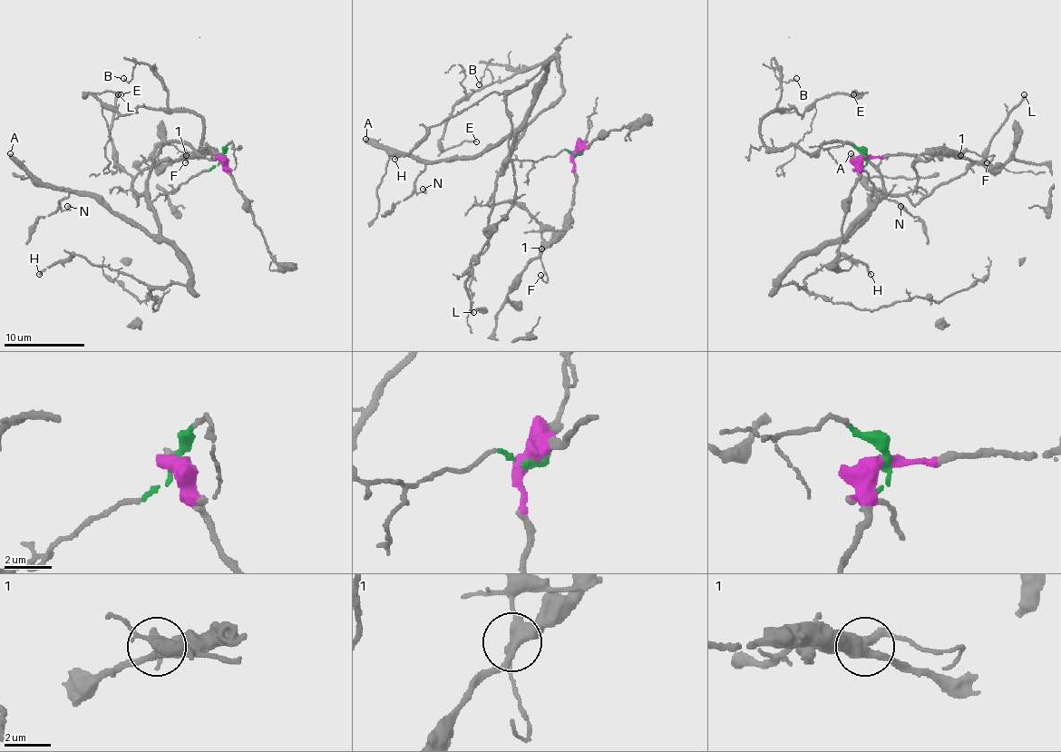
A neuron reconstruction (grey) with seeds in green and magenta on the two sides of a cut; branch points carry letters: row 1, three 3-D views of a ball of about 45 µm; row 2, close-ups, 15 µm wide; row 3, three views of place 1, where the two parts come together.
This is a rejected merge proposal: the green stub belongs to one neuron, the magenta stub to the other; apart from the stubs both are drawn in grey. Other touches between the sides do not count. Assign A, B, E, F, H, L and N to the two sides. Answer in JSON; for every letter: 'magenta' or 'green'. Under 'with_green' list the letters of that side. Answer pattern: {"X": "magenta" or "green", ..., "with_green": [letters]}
{"A": "green", "B": "green", "E": "green", "F": "green", "H": "green", "L": "green", "N": "green", "with_green": ["A", "B", "E", "F", "H", "L", "N"]}

